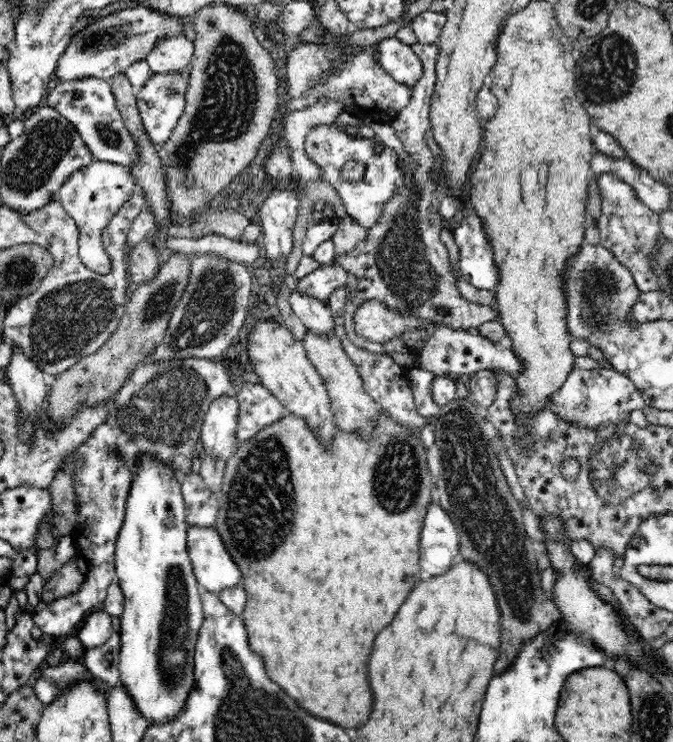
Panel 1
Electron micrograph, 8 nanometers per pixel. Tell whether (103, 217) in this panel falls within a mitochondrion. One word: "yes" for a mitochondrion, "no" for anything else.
no

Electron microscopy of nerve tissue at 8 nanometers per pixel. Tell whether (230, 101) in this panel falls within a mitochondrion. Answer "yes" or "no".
yes

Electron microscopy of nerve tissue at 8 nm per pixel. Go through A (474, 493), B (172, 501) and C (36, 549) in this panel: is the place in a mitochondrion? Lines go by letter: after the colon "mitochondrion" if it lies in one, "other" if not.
A: mitochondrion
B: other
C: other

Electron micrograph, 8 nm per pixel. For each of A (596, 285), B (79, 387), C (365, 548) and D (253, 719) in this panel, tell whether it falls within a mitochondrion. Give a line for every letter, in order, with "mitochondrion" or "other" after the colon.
A: mitochondrion
B: mitochondrion
C: other
D: mitochondrion

